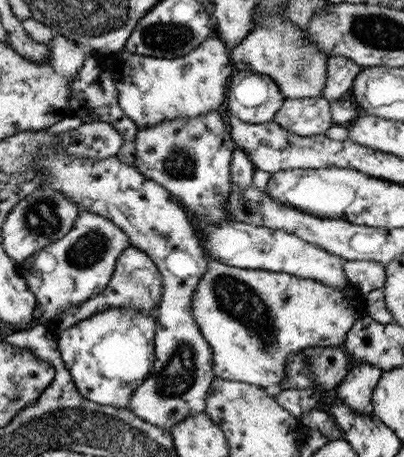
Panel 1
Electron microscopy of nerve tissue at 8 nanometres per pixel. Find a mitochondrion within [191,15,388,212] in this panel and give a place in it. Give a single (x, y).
(300, 70)

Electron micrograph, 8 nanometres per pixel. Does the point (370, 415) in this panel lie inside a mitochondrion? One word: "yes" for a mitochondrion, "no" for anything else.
no

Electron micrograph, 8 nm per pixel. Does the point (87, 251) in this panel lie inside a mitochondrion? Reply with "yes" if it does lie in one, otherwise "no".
yes

